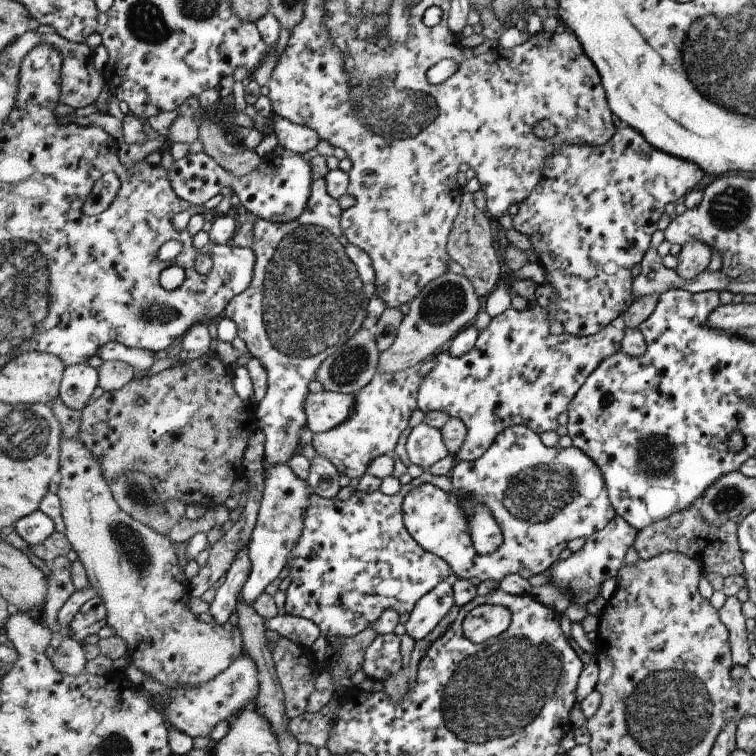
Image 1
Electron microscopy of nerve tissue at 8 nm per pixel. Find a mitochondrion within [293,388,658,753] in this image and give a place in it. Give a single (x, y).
(493, 693)

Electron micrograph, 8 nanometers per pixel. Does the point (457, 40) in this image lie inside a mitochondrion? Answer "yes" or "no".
no

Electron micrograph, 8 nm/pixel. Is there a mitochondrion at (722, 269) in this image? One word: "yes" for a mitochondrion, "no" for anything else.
no

